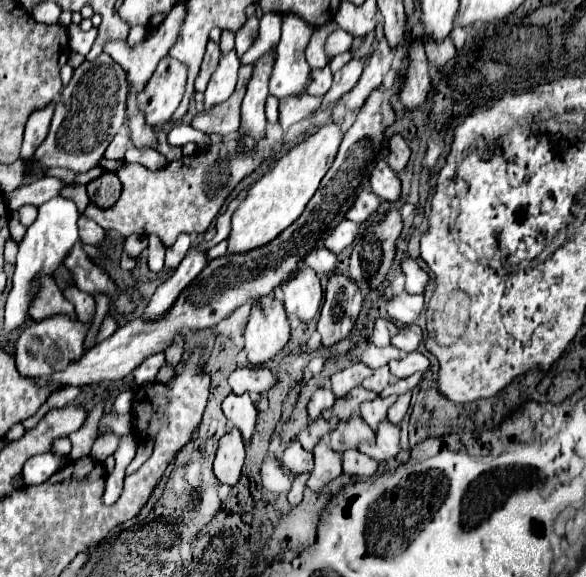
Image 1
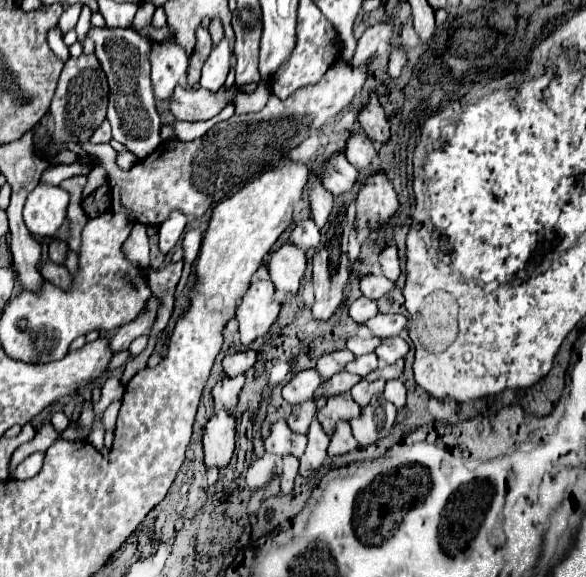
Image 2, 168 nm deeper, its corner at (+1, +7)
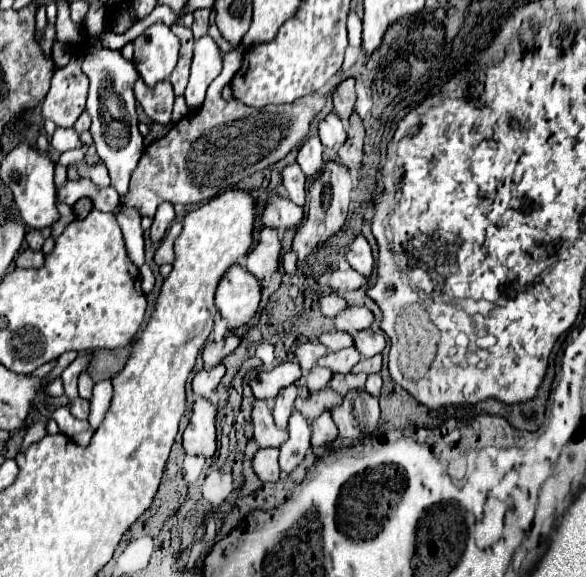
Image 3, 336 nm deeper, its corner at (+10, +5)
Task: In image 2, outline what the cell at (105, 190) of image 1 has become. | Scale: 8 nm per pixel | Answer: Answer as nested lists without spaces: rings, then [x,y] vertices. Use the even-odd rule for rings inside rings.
[[[102,185],[98,187],[84,203],[82,203],[82,209],[88,217],[98,217],[102,213],[106,213],[110,209],[110,187],[108,185]]]

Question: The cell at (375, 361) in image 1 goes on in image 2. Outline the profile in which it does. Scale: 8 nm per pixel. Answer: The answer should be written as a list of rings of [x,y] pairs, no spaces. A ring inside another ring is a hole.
[[[352,337],[352,339],[348,339],[346,347],[354,355],[366,355],[366,353],[372,353],[380,343],[382,343],[380,337]]]

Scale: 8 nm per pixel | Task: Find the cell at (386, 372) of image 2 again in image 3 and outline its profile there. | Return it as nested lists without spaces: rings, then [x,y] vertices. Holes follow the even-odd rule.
[[[373,355],[373,357],[369,357],[369,359],[361,359],[351,371],[353,371],[353,373],[365,371],[367,375],[369,375],[369,373],[379,373],[379,371],[381,371],[381,355]]]

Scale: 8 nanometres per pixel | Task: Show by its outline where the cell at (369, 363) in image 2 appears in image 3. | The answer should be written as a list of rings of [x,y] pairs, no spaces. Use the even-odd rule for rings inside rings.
[[[347,347],[347,349],[341,349],[341,351],[327,353],[325,357],[321,357],[321,359],[317,361],[317,365],[327,367],[327,369],[331,369],[333,373],[349,373],[351,367],[353,367],[359,359],[361,359],[361,355],[357,353],[357,349]]]

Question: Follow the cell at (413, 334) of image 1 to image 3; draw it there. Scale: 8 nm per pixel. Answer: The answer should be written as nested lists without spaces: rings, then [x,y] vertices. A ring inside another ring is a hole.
[[[347,305],[335,319],[333,319],[335,327],[339,331],[347,331],[347,333],[357,333],[357,329],[369,329],[373,323],[373,313],[367,307],[359,307],[359,305]]]

